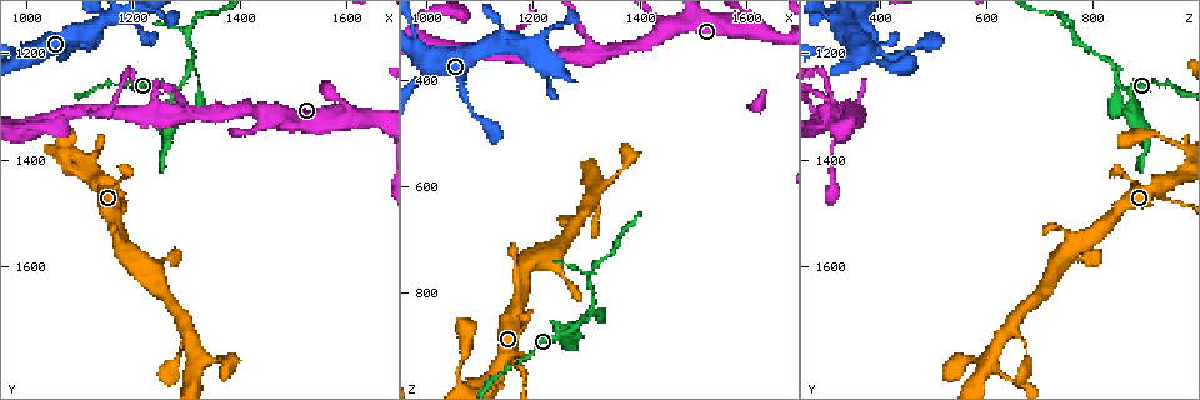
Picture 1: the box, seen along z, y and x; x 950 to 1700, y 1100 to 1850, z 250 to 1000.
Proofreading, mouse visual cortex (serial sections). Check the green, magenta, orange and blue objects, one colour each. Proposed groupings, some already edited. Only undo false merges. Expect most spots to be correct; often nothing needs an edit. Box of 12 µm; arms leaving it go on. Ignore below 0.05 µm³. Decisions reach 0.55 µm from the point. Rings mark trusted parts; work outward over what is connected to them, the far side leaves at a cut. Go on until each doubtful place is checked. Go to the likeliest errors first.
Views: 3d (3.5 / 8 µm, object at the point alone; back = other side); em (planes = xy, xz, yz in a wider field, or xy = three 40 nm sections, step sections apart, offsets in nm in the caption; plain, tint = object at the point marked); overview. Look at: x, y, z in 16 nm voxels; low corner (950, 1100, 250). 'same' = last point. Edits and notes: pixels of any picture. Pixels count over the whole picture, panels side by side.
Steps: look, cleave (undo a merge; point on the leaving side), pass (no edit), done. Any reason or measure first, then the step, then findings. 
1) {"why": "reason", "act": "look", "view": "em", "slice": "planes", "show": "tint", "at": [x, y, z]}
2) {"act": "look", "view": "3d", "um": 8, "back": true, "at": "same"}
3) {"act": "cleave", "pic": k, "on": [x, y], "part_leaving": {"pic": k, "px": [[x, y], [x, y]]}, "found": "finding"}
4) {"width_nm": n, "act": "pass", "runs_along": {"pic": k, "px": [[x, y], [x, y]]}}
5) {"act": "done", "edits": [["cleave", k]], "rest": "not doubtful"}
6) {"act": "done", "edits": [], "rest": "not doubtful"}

{"why": "three arms meet", "act": "look", "view": "3d", "um": 3.5, "at": [1275, 1290, 875]}

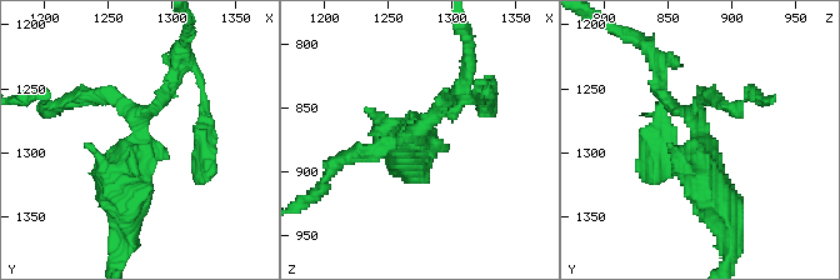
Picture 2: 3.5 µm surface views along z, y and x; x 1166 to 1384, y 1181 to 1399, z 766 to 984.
{"why": "need the tissue", "act": "look", "view": "em", "slice": "xy", "step": 3, "show": "tint", "at": [1276, 1286, 876]}

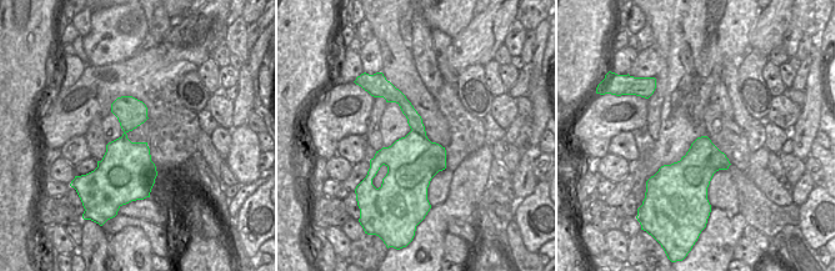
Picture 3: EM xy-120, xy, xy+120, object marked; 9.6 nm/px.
{"why": "cut it another way", "act": "look", "view": "em", "slice": "xy", "step": 5, "show": "tint", "at": "same"}

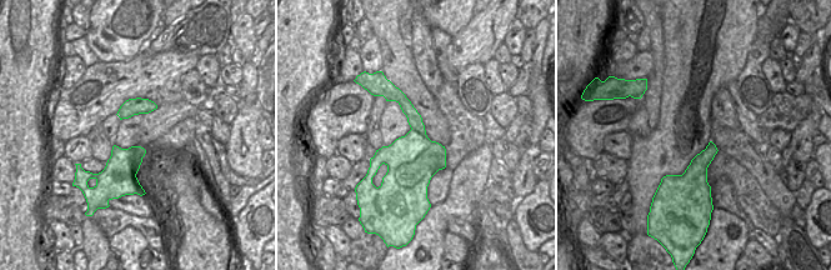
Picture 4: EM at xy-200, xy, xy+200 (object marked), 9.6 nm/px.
{"act": "pass", "found": "all the same cell"}

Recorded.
{"why": "three-way junction", "act": "look", "view": "3d", "um": 3.5, "at": [1310, 1235, 845]}

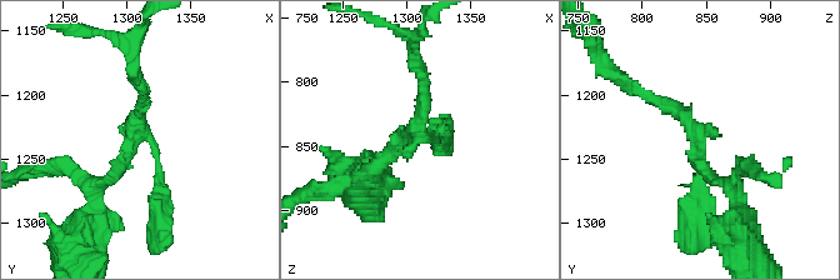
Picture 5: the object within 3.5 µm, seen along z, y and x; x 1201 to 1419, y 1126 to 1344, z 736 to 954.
{"act": "look", "view": "em", "slice": "xy", "step": 2, "show": "tint", "at": [1304, 1238, 846]}

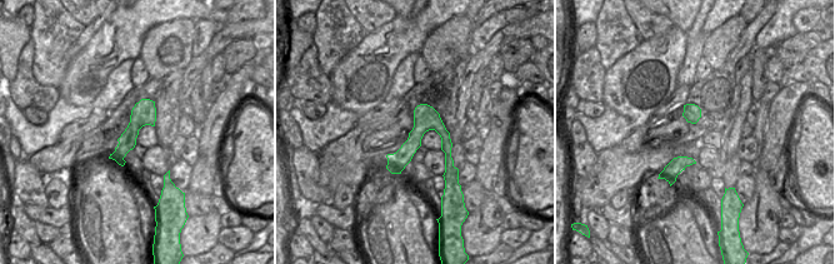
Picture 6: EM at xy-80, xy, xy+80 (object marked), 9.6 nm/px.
{"act": "pass", "runs_along": {"pic": 5, "px": [[364, 173], [418, 138], [421, 80]]}, "found": "continuous, no second cell"}

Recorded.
{"why": "abrupt turn", "act": "look", "view": "3d", "um": 3.5, "back": true, "at": [1095, 1310, 350]}

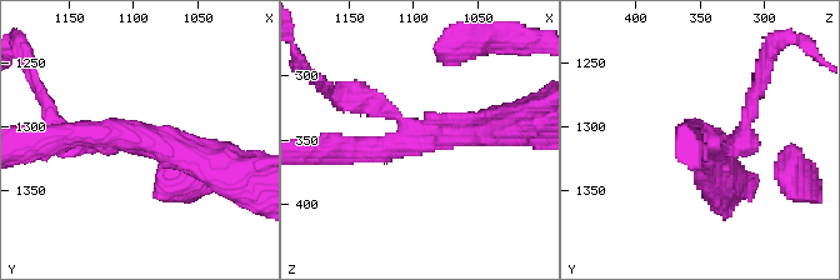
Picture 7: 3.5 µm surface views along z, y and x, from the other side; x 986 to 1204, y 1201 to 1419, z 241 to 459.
{"act": "pass", "runs_along": {"pic": 7, "px": [[50, 138], [128, 134], [208, 160]]}, "found": "all the same cell"}

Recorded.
{"act": "done", "edits": [], "rest": "not doubtful"}

